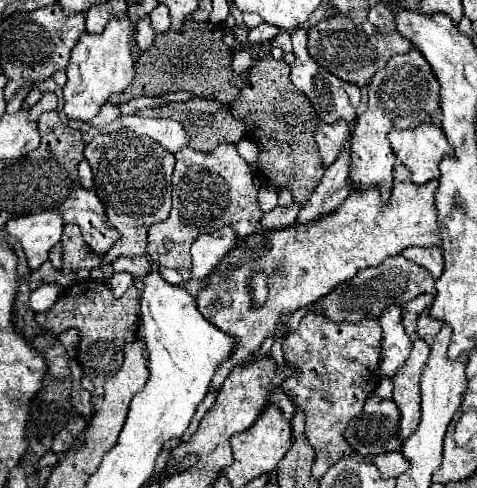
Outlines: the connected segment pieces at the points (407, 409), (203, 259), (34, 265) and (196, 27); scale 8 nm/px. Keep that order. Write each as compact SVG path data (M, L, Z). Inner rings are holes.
M413 340L413 348L411 354L405 362L403 368L399 368L397 376L393 376L393 402L397 404L399 412L401 412L401 420L399 420L399 440L407 440L419 420L421 420L421 412L419 412L419 376L423 372L425 360L429 358L429 346L423 340Z
M225 226L213 234L201 234L191 246L191 278L205 278L217 262L235 246L235 232Z
M41 212L9 220L7 234L21 242L29 268L37 270L49 258L49 250L61 240L63 226L65 224L59 214Z
M191 18L185 20L181 32L167 30L157 34L153 46L139 54L135 64L135 80L129 90L111 96L111 104L123 104L139 96L159 96L167 92L179 92L183 88L191 88L191 94L211 94L222 104L230 105L235 100L243 86L243 80L237 84L231 82L231 58L235 54L233 48L227 48L223 42L223 26L213 22L193 22Z

